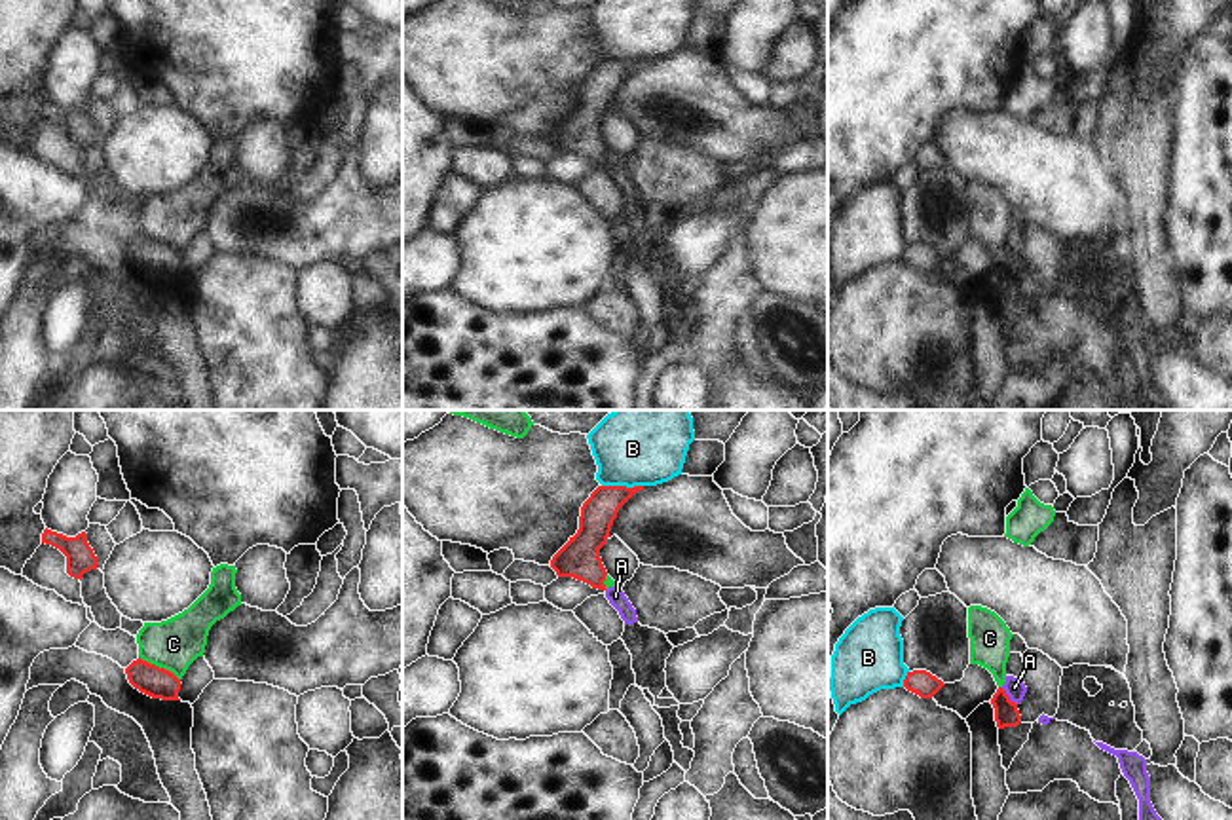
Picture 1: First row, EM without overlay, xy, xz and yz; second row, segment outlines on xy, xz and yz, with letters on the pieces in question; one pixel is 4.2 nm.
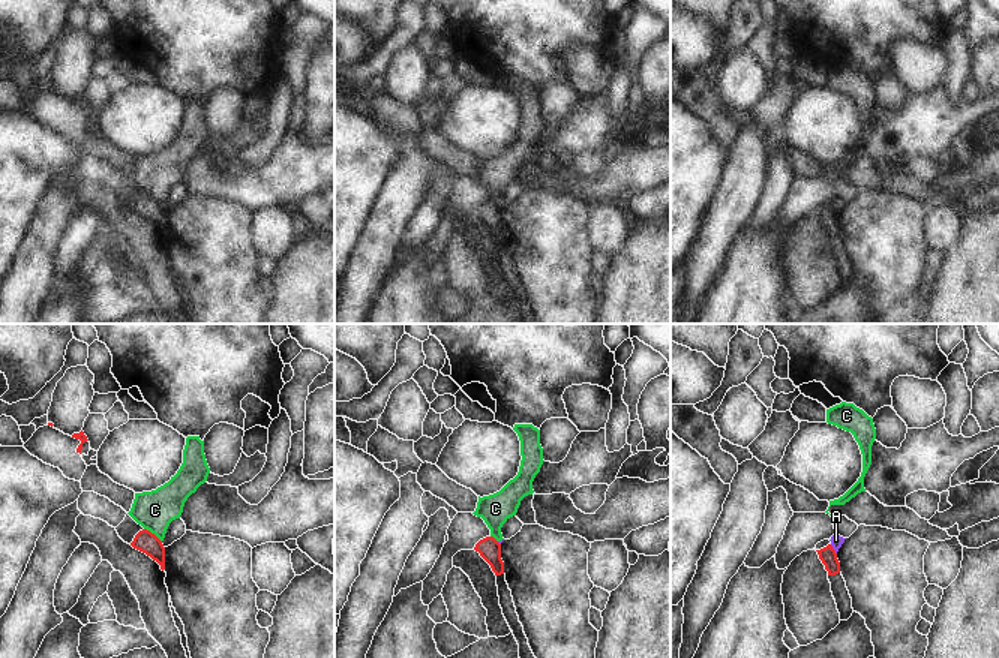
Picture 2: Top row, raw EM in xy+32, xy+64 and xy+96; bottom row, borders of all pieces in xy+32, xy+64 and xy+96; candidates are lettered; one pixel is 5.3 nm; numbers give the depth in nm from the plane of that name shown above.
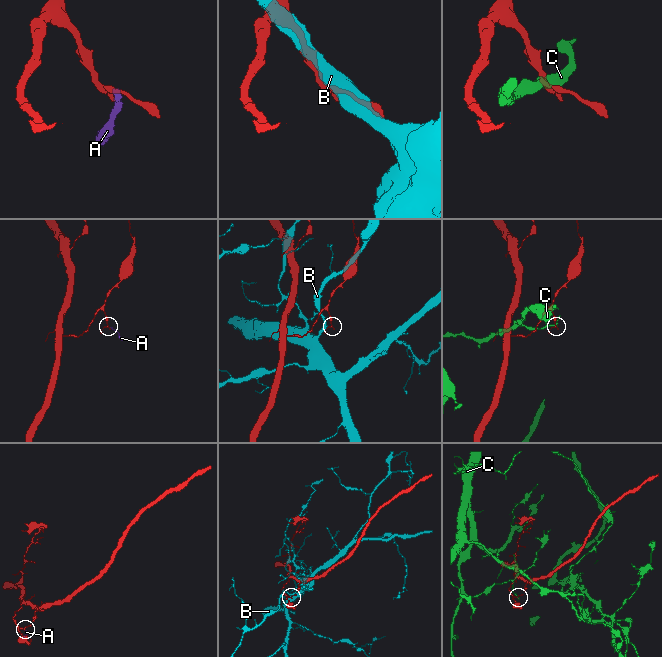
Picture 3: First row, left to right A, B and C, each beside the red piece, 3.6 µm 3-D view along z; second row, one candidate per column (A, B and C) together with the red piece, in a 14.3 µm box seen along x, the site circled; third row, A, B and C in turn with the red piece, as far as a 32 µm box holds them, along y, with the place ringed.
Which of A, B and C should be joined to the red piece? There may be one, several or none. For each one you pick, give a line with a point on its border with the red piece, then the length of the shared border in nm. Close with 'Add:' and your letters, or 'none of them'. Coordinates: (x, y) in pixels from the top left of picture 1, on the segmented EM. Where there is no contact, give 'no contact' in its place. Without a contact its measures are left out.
Add: none of them

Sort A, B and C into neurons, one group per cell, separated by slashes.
A C / B

